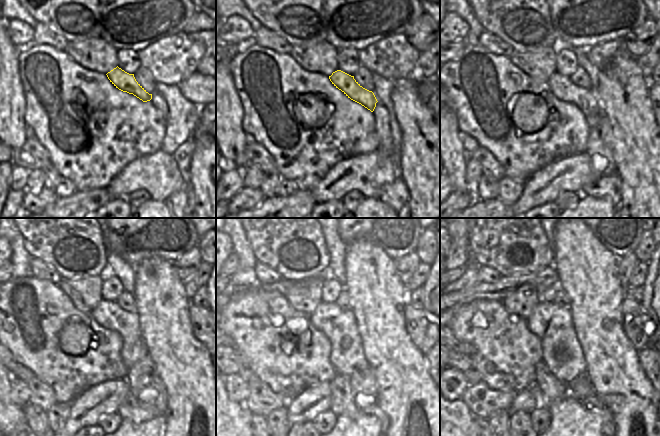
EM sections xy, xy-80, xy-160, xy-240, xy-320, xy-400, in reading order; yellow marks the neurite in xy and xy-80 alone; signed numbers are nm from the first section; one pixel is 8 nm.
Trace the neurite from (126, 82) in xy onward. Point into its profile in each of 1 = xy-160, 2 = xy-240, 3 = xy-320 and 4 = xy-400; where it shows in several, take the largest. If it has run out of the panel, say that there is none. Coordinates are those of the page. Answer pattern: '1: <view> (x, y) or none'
1: xy-160 (562, 87)
2: xy-240 (109, 315)
3: xy-320 (346, 356)
4: xy-400 (562, 353)

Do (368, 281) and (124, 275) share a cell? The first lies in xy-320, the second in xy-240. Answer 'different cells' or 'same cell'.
different cells

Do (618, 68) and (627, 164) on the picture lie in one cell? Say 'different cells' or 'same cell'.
same cell

